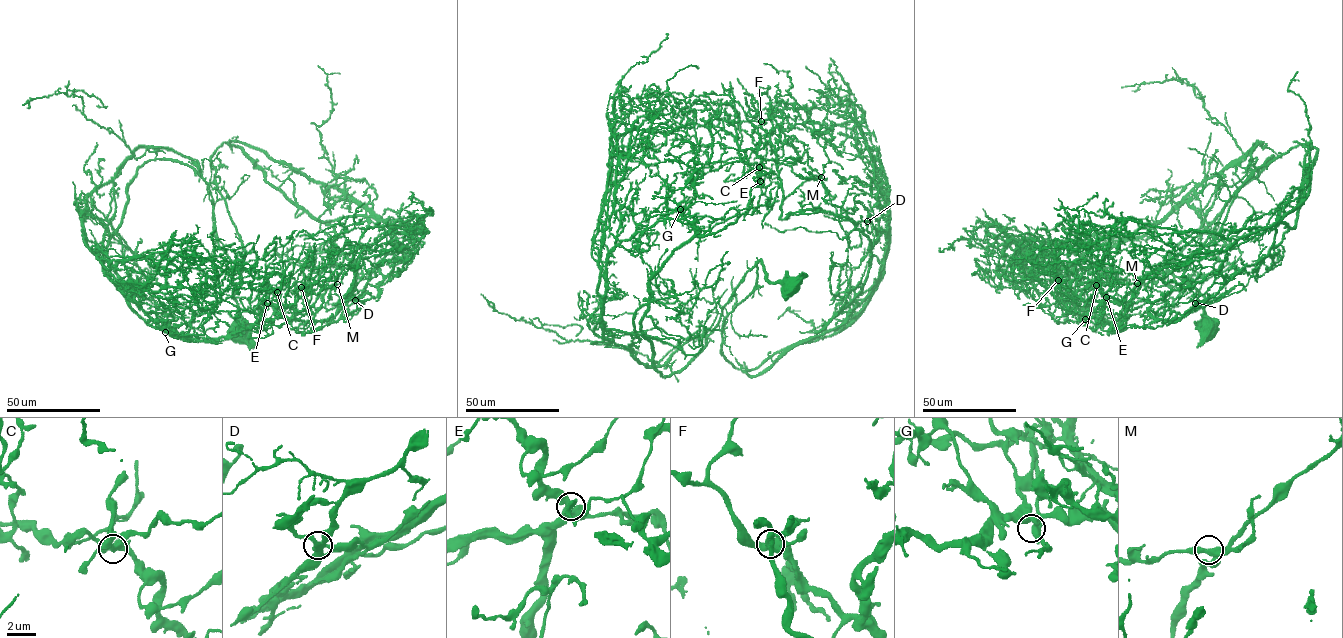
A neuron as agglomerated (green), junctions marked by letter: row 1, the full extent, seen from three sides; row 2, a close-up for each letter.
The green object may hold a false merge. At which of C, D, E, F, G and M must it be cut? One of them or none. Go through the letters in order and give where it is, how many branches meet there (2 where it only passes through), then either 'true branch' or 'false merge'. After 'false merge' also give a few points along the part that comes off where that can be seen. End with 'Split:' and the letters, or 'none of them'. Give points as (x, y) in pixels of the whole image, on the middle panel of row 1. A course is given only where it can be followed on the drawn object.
C: at (759, 167); 4 branches meet; true branch
D: at (867, 221); 4 branches meet; true branch
E: at (760, 181); 3 branches meet; true branch
F: at (761, 121); 3 branches meet; true branch
G: at (680, 209); 4 branches meet; true branch
M: at (821, 177); 3 branches meet; true branch
Split: none of them

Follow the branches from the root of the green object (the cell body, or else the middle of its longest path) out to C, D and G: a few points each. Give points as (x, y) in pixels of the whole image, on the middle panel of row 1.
C: (790, 287), (758, 260), (702, 351), (658, 372), (641, 328), (651, 279), (675, 250), (743, 214), (759, 167)
D: (790, 287), (755, 261), (751, 292), (722, 326), (736, 368), (757, 375), (845, 321), (871, 261), (867, 221)
G: (790, 287), (767, 278), (758, 260), (702, 351), (662, 377), (640, 321), (651, 279), (695, 233), (680, 209)

